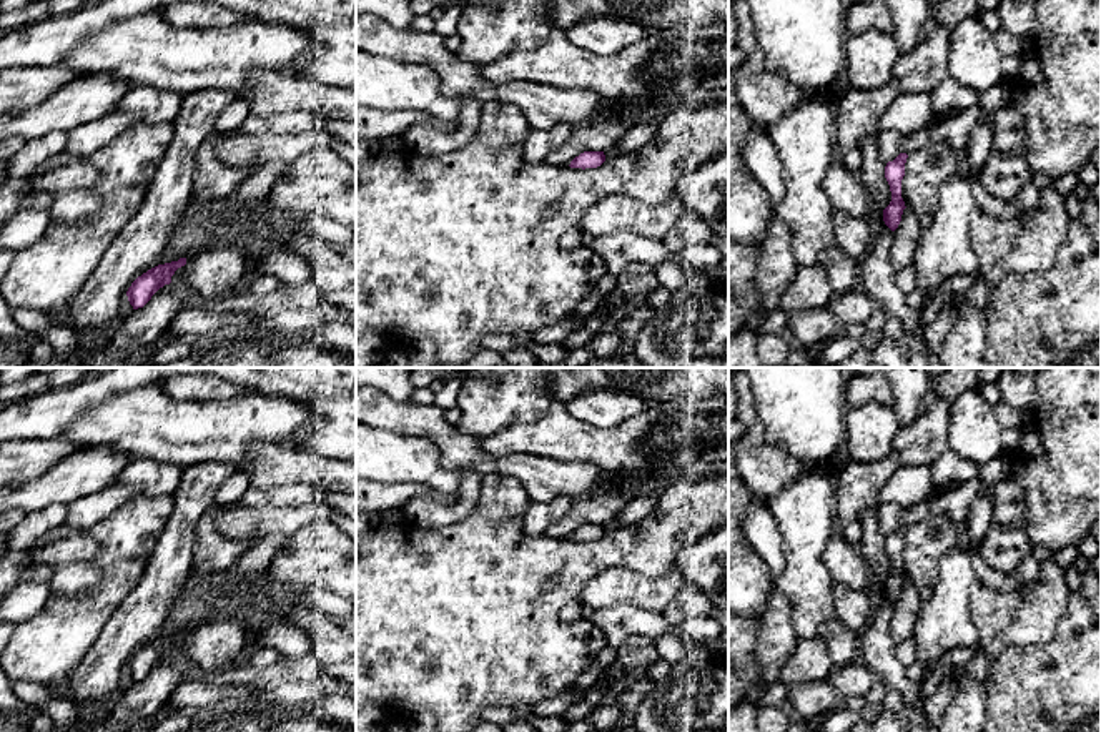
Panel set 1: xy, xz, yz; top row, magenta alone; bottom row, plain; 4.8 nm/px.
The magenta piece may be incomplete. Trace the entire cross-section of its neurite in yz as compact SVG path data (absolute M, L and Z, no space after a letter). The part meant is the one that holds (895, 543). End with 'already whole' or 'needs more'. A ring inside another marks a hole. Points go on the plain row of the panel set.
M900 526L893 534L888 534L885 539L885 551L890 557L891 574L883 582L883 594L891 604L898 601L903 582L906 581L901 571L901 552L905 549L906 531L906 526Z | already whole

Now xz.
M584 524L570 534L570 541L597 541L605 534L604 524Z | already whole

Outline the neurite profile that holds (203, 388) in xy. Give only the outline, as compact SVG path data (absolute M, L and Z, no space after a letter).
M211 374L171 376L158 384L175 401L223 403L238 399L249 391L233 381Z

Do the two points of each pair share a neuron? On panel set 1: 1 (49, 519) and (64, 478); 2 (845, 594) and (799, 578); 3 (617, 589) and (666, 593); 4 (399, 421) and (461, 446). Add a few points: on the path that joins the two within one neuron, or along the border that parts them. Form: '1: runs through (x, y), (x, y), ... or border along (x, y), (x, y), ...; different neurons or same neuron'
1: border along (67, 503), (47, 503), (27, 513); different neurons
2: border along (835, 583), (832, 589), (834, 616); different neurons
3: runs through (629, 589), (654, 591); same neuron
4: runs through (414, 421), (428, 421), (446, 436); same neuron

